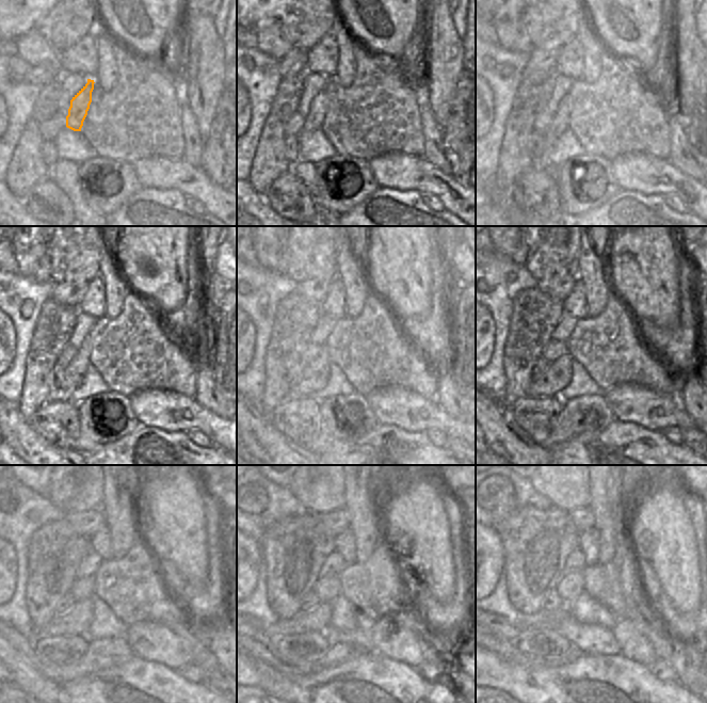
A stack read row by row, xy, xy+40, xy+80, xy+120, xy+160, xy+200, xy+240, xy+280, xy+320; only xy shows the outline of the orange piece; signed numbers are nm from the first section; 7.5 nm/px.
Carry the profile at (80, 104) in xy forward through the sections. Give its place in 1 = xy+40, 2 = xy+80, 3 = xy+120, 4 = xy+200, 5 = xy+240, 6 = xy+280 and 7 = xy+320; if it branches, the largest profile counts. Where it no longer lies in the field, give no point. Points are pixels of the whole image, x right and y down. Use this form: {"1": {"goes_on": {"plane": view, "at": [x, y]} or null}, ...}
{"1": {"goes_on": {"plane": "xy+40", "at": [314, 120]}}, "2": {"goes_on": {"plane": "xy+80", "at": [558, 125]}}, "3": {"goes_on": {"plane": "xy+120", "at": [74, 374]}}, "4": {"goes_on": {"plane": "xy+200", "at": [558, 376]}}, "5": {"goes_on": {"plane": "xy+240", "at": [77, 620]}}, "6": {"goes_on": {"plane": "xy+280", "at": [258, 641]}}, "7": {"goes_on": {"plane": "xy+320", "at": [497, 634]}}}

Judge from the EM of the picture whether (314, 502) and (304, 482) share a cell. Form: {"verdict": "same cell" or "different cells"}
{"verdict": "same cell"}

